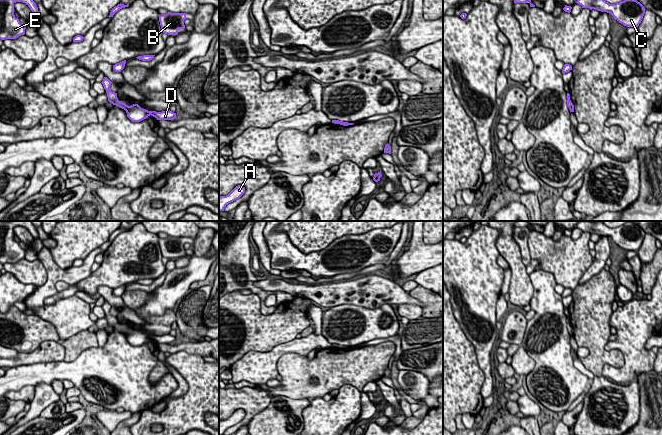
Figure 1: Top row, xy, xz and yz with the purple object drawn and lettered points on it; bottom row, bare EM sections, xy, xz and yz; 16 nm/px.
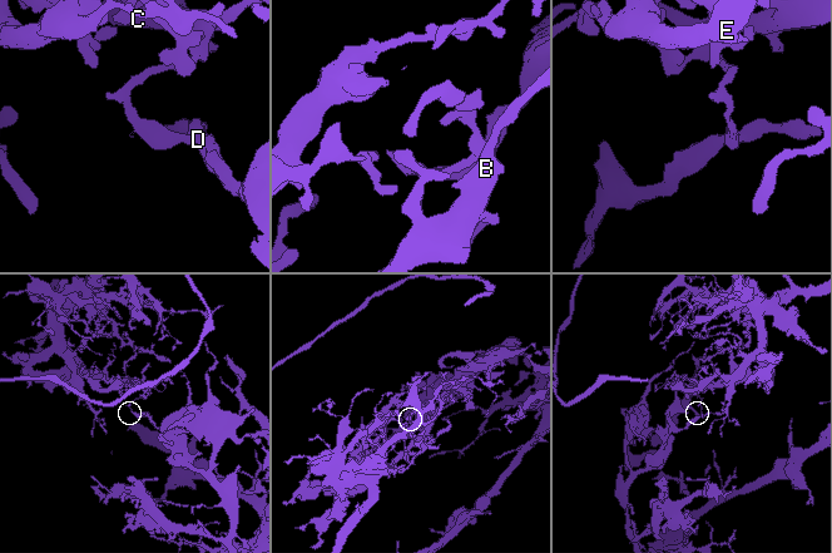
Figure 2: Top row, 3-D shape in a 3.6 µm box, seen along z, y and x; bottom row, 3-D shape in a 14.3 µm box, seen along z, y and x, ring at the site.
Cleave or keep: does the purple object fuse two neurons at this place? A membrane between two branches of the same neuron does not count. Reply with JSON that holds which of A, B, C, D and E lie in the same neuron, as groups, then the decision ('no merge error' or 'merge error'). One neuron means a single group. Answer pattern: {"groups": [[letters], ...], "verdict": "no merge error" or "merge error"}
{"groups": [["A", "B", "C", "E"], ["D"]], "verdict": "merge error"}

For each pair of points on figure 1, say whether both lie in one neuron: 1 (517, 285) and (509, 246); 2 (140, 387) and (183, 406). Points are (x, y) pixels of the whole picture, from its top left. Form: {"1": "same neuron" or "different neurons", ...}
{"1": "same neuron", "2": "different neurons"}

